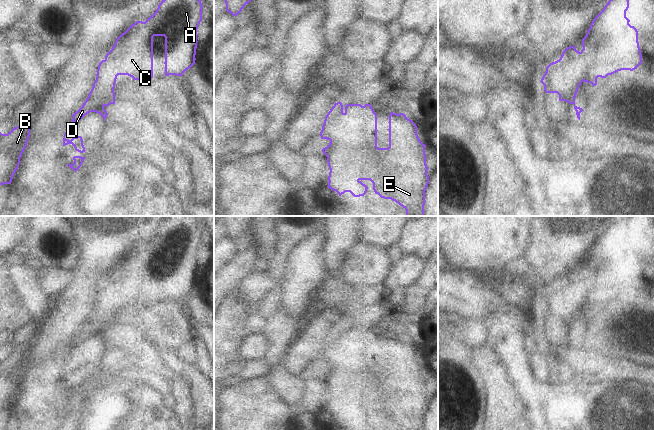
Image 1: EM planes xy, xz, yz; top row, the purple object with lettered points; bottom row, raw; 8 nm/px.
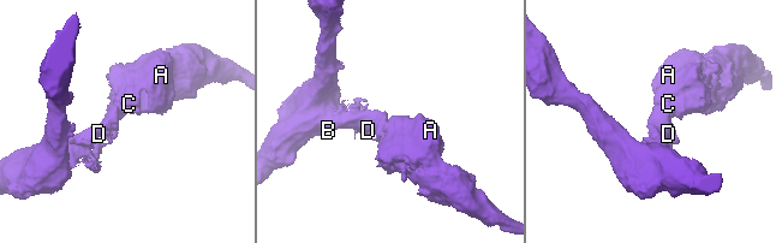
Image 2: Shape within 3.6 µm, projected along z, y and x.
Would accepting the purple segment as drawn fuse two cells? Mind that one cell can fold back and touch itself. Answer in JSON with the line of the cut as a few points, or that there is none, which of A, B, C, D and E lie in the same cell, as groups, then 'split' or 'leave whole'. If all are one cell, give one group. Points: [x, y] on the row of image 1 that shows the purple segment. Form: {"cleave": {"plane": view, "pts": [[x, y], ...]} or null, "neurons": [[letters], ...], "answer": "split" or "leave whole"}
{"cleave": null, "neurons": [["A", "B", "C", "D", "E"]], "answer": "leave whole"}

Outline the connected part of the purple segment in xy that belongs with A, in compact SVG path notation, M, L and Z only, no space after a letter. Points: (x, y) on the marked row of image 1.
M162 0L156 12L145 22L136 21L130 25L116 39L105 59L99 63L93 87L82 107L72 115L72 121L65 126L67 131L90 112L100 114L105 122L108 113L104 107L115 104L114 88L118 75L128 75L133 80L148 81L152 79L154 36L165 37L165 76L182 76L186 70L191 68L196 60L197 29L202 21L202 9L201 0Z

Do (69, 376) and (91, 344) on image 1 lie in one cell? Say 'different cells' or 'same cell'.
same cell

